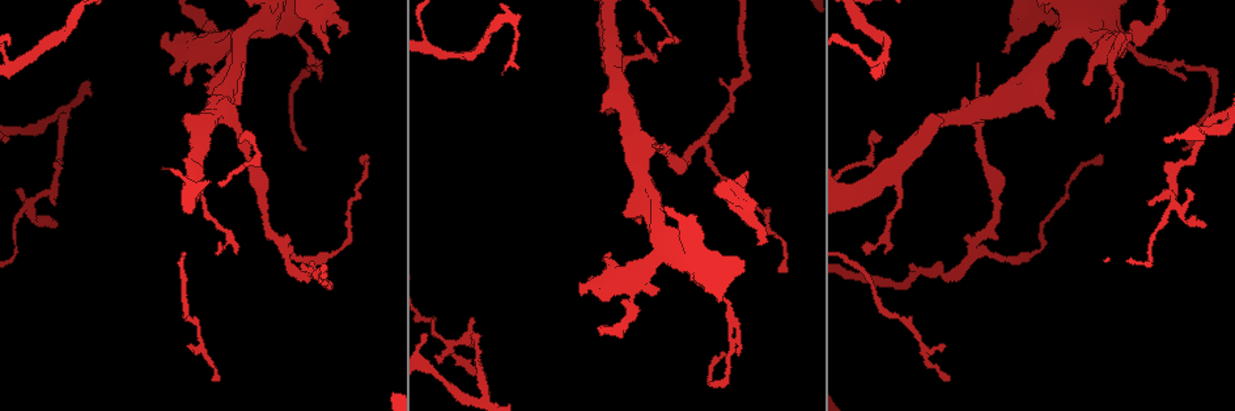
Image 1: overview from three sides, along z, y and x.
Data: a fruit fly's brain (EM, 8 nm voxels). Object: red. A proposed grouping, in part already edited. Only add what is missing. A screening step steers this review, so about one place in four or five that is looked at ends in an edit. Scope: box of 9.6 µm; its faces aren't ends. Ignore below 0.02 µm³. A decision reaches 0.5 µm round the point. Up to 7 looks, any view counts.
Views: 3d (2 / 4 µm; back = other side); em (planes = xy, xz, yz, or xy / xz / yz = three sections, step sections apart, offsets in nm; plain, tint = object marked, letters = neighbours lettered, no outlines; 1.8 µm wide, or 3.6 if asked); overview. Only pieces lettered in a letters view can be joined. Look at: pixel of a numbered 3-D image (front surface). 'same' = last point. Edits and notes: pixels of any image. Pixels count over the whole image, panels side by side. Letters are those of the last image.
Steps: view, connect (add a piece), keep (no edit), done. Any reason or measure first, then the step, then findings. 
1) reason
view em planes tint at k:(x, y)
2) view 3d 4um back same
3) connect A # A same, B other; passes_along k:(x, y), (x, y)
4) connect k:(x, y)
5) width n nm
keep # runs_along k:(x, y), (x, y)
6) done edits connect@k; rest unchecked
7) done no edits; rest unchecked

free end
view 3d 4um at 1:(339, 38)

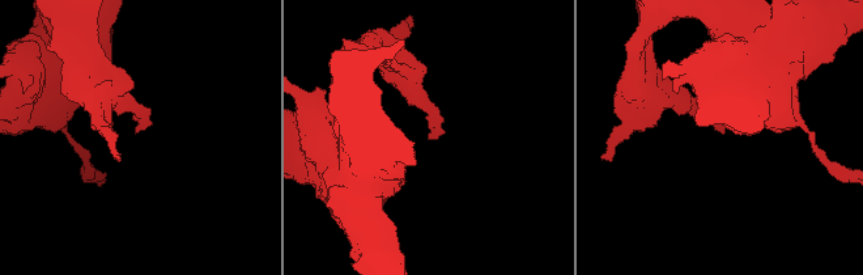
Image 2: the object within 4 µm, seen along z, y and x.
shape alone is not enough
view em yz step 4 letters at 2:(721, 131)

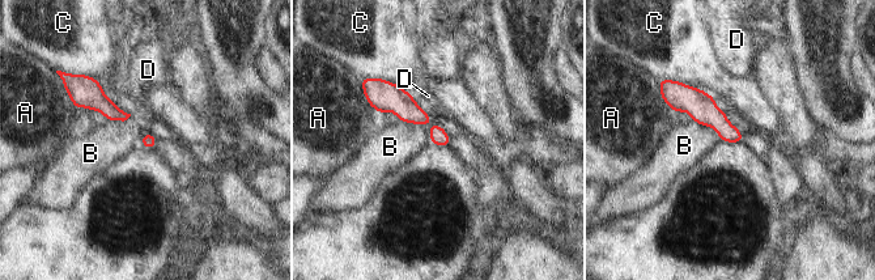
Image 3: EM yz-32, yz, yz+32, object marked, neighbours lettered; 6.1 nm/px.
view em planes letters same

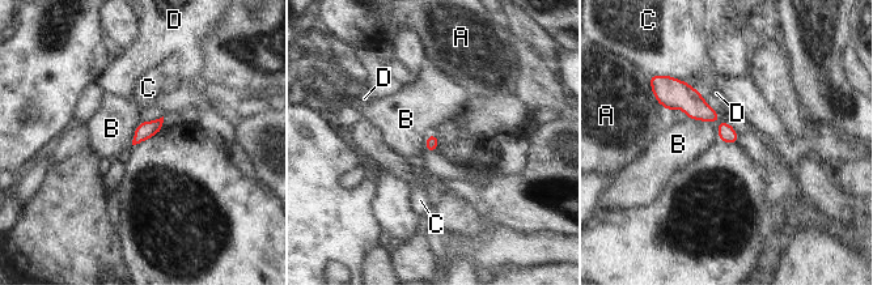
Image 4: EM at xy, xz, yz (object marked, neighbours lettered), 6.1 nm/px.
keep # A other, B other, C other, D other; border 4:(720, 114), (712, 122), (689, 118); none of them fits

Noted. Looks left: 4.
an open end
view em xz step 4 letters at 1:(909, 266)

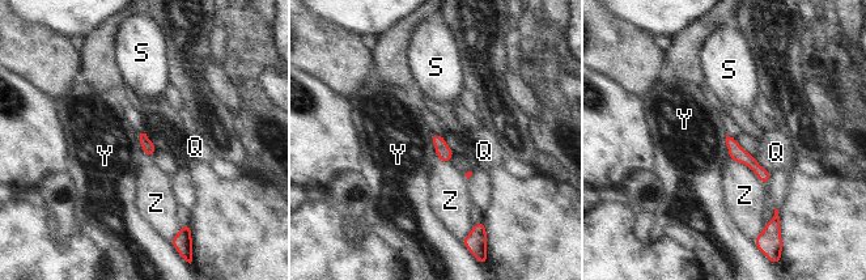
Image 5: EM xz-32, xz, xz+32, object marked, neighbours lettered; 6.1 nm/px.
cut it another way
view em yz step 16 letters same

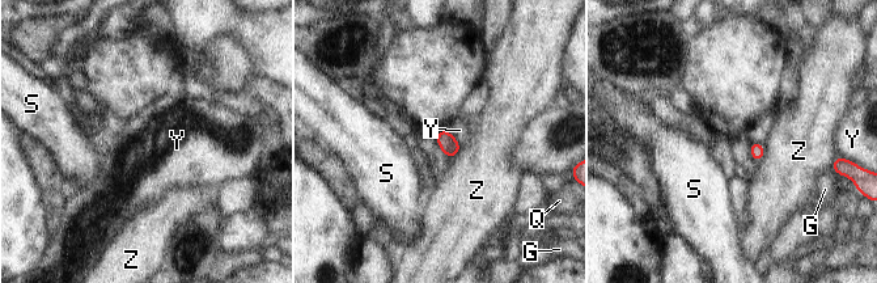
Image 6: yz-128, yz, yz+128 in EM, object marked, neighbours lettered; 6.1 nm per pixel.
keep # G other, Q other, S other, Y other, Z other; border 6:(444, 129), (461, 146); no lettered piece goes on from it

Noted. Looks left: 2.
an open end
view em yz step 8 tint at 1:(947, 378)

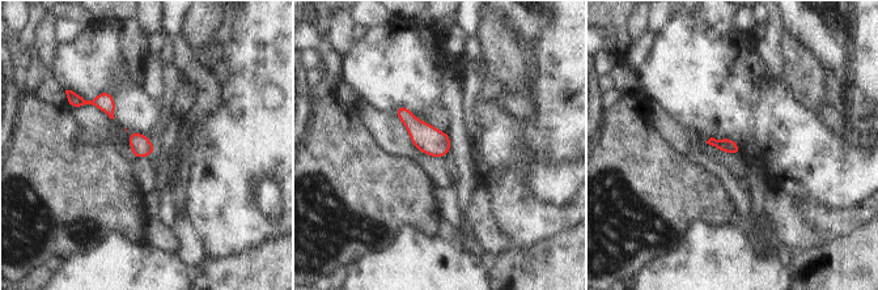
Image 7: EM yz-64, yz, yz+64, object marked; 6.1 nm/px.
another direction
view em planes letters same

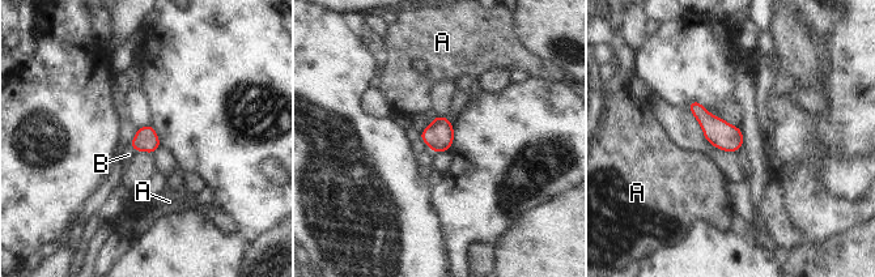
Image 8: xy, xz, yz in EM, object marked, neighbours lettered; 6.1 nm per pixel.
width 140 nm
connect B # A other, B same; passes_along 8:(145, 140), (132, 148), (128, 154); the neuron continues

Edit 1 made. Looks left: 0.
done edits connect@8; rest unchecked

